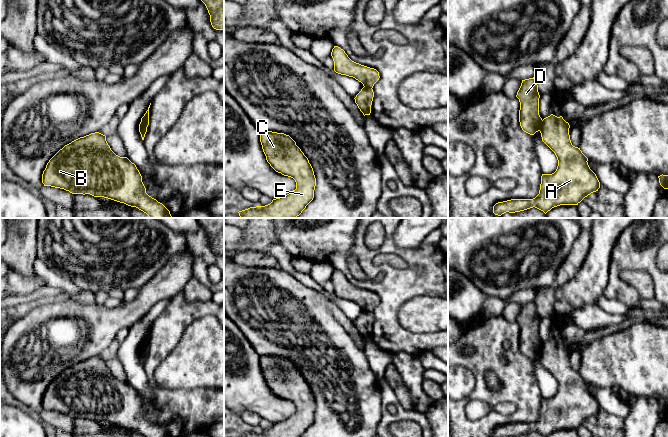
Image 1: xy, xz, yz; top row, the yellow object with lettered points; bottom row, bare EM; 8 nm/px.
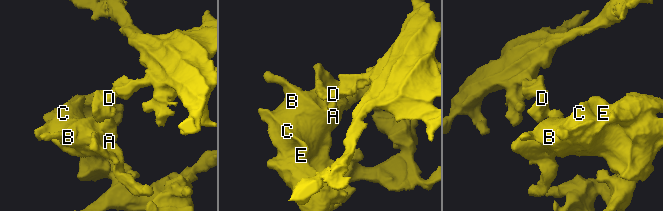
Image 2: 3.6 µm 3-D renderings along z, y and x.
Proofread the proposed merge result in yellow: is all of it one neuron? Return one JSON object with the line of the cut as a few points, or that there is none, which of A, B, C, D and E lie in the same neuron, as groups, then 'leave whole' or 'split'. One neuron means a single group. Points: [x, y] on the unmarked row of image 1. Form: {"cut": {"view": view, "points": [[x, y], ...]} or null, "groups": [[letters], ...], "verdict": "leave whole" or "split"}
{"cut": {"view": "yz", "points": [[542, 344], [539, 354]]}, "groups": [["A", "B", "C", "E"], ["D"]], "verdict": "split"}

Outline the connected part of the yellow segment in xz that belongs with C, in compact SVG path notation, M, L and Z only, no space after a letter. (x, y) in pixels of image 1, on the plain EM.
M260 355L260 366L270 390L276 396L293 402L296 406L296 413L285 420L273 423L268 429L250 431L238 437L302 437L306 430L313 424L316 410L316 402L308 382L296 369L296 366L284 357Z

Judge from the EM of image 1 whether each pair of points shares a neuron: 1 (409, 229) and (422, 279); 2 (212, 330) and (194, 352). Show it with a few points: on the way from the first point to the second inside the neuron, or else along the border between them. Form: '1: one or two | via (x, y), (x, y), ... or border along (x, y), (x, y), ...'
1: two | border along (393, 233), (398, 246), (417, 246), (421, 242)
2: one | via (207, 335), (205, 341), (199, 347)

